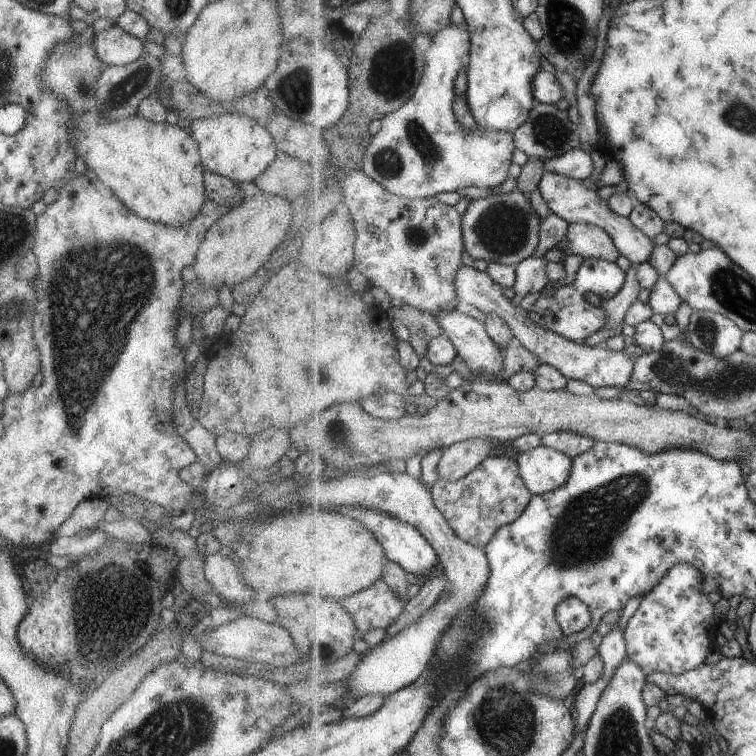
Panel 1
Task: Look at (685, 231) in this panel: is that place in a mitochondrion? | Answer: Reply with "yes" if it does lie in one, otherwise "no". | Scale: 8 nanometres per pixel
no

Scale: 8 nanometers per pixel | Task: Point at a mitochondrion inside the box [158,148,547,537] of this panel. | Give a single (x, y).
(503, 229)

